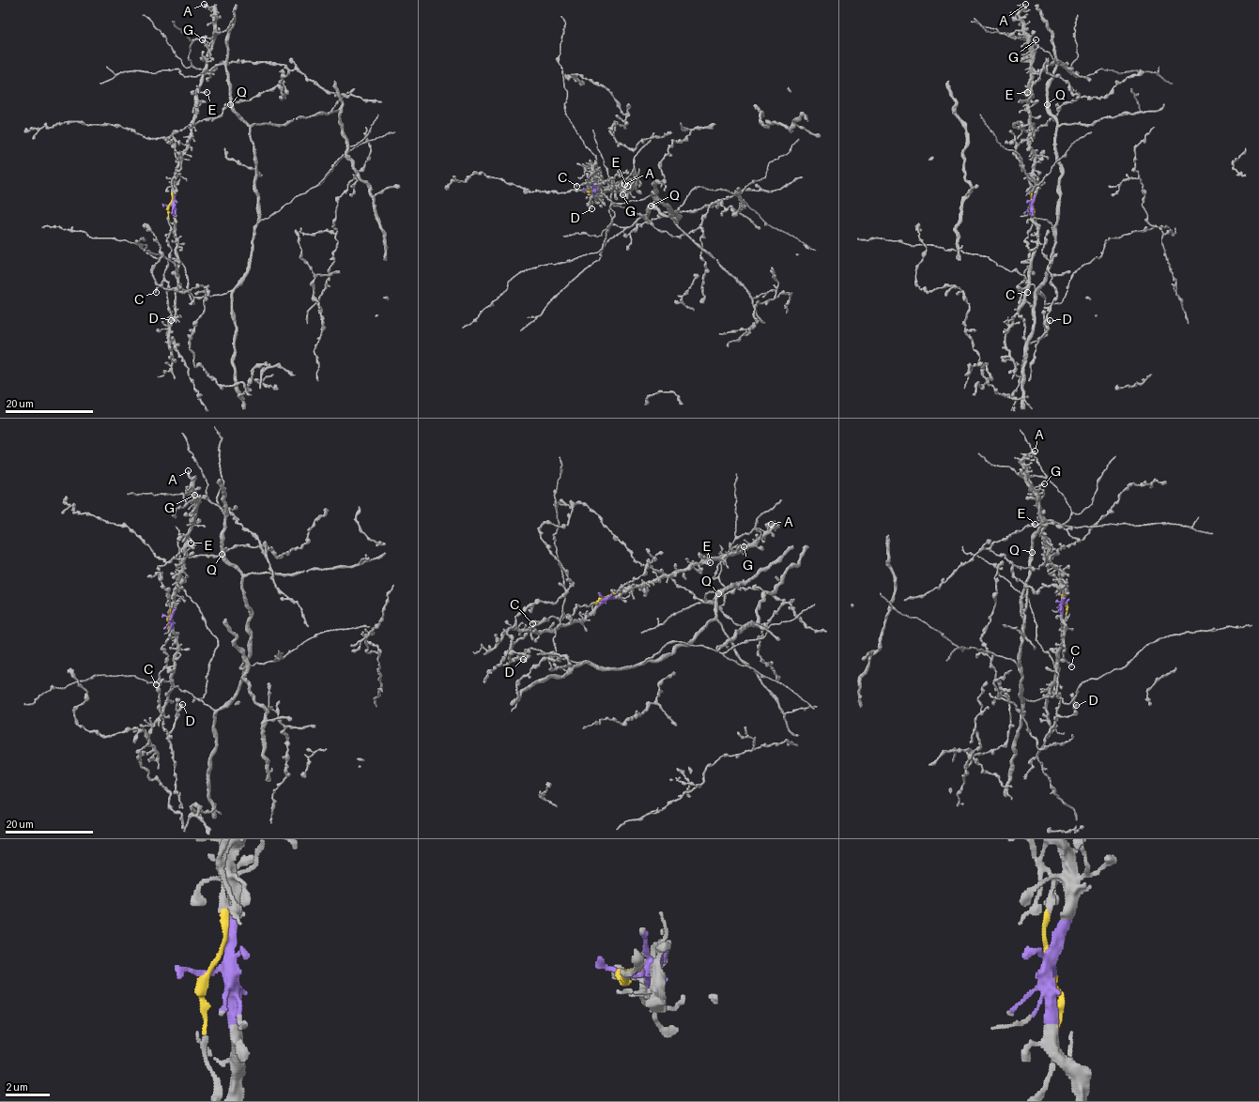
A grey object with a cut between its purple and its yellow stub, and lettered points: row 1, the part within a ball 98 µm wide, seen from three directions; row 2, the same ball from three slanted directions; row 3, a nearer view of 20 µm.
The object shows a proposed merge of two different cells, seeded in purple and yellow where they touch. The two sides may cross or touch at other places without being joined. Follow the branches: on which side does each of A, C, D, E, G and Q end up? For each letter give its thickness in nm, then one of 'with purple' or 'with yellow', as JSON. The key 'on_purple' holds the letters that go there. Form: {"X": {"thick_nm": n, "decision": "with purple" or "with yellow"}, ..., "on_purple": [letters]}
{"A": {"thick_nm": 420, "decision": "with purple"}, "C": {"thick_nm": 400, "decision": "with yellow"}, "D": {"thick_nm": 440, "decision": "with yellow"}, "E": {"thick_nm": 180, "decision": "with purple"}, "G": {"thick_nm": 300, "decision": "with purple"}, "Q": {"thick_nm": 550, "decision": "with purple"}, "on_purple": ["A", "E", "G", "Q"]}

